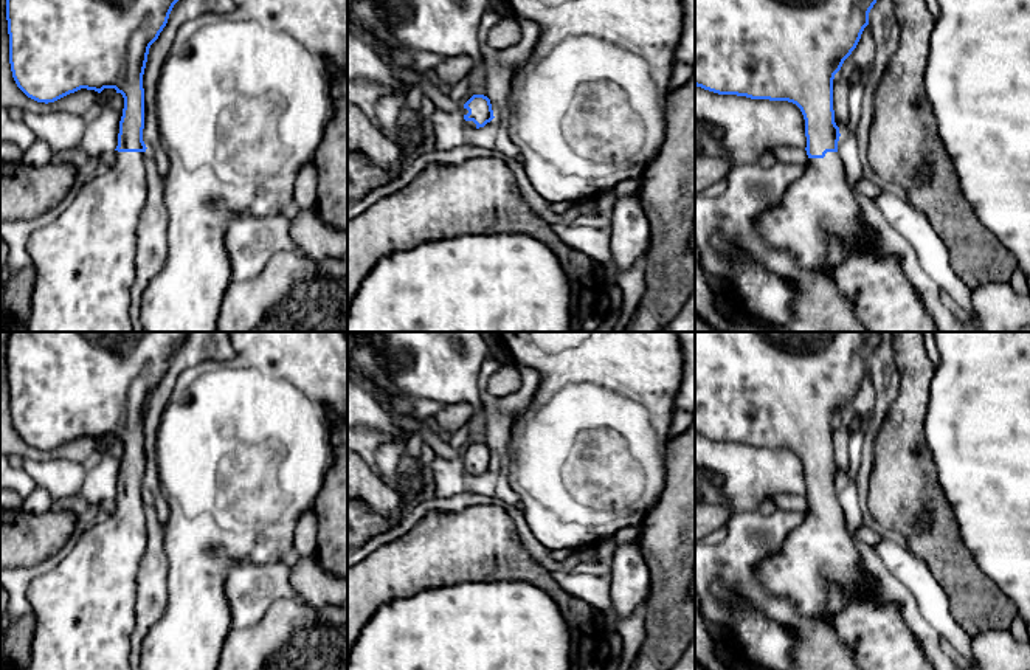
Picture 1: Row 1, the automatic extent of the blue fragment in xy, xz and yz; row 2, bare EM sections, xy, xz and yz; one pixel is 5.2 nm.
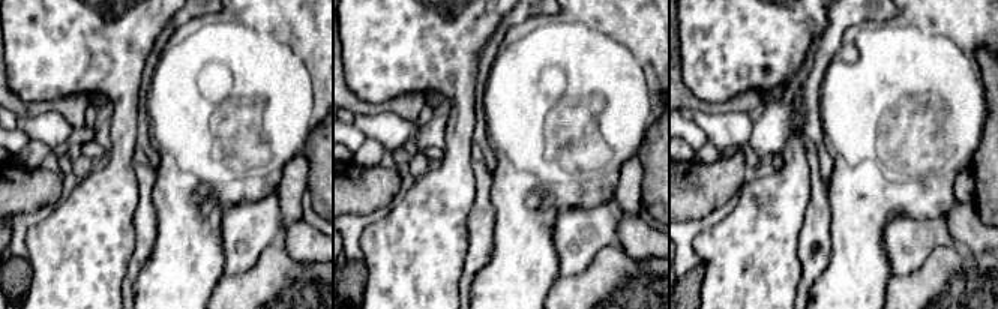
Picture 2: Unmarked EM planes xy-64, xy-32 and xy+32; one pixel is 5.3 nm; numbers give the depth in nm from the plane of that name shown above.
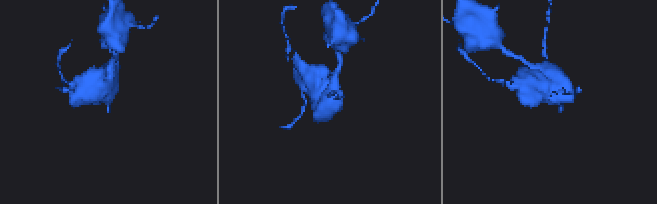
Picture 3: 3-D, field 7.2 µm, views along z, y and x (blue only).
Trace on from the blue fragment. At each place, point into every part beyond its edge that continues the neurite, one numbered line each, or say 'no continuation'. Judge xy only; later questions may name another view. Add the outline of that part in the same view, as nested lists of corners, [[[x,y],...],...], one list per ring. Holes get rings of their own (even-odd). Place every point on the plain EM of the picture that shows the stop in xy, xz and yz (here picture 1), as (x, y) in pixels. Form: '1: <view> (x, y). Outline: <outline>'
1: xy (84, 608). Outline: [[[115,498],[116,510],[112,515],[102,515],[93,524],[84,526],[82,534],[74,541],[68,555],[50,572],[34,578],[28,589],[26,599],[31,605],[31,613],[36,617],[34,639],[31,645],[31,661],[26,670],[130,670],[130,637],[137,627],[137,575],[140,561],[146,552],[146,515],[144,499],[118,499]]]

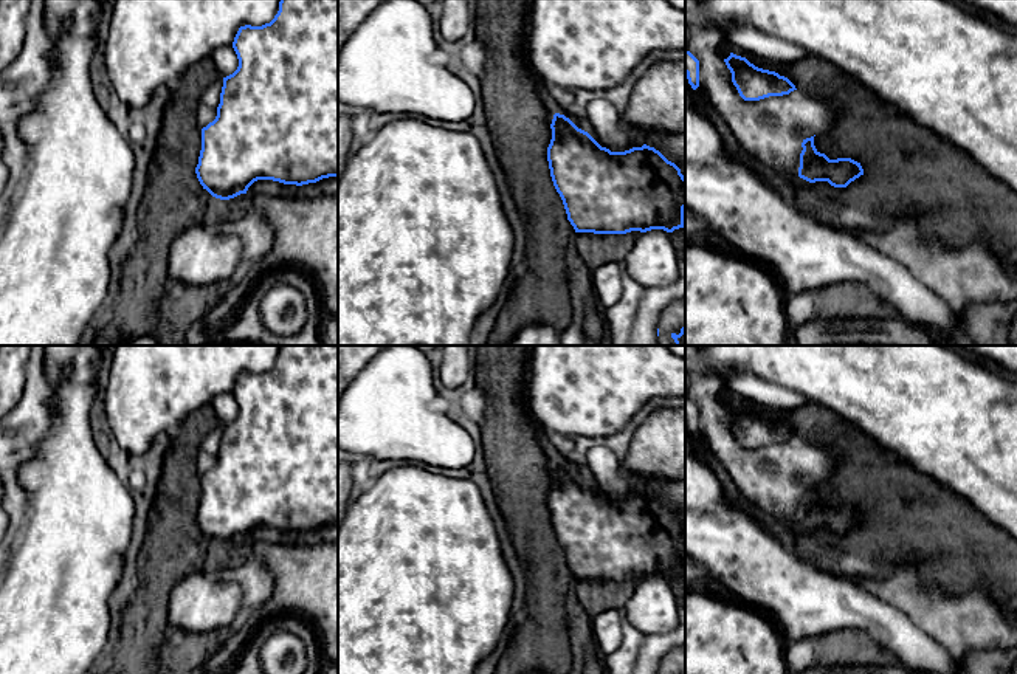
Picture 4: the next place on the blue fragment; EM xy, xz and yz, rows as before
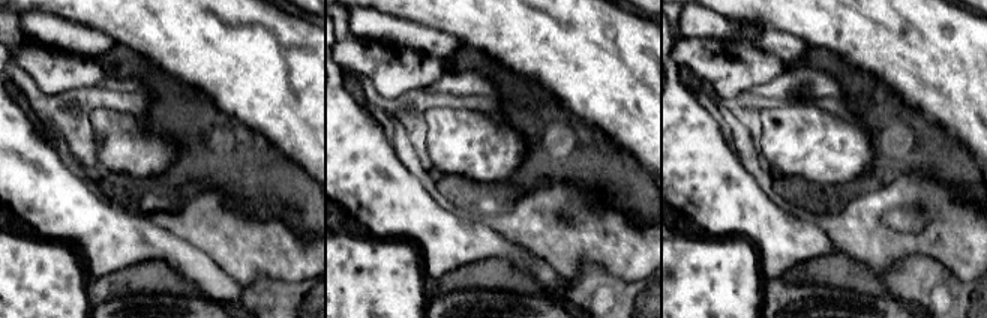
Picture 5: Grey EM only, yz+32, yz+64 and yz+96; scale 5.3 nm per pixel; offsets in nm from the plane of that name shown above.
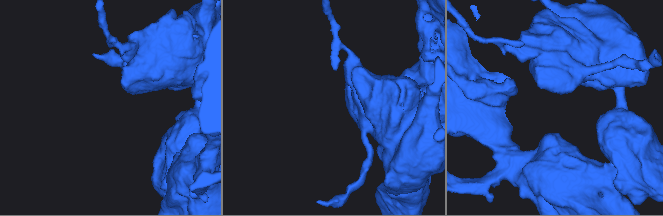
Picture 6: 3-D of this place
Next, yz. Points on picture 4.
no continuation

